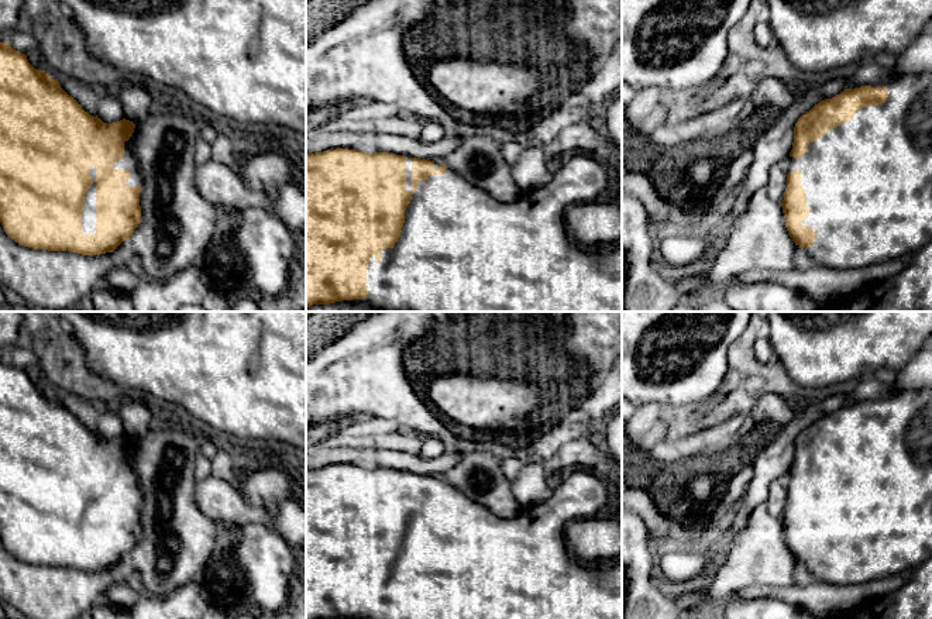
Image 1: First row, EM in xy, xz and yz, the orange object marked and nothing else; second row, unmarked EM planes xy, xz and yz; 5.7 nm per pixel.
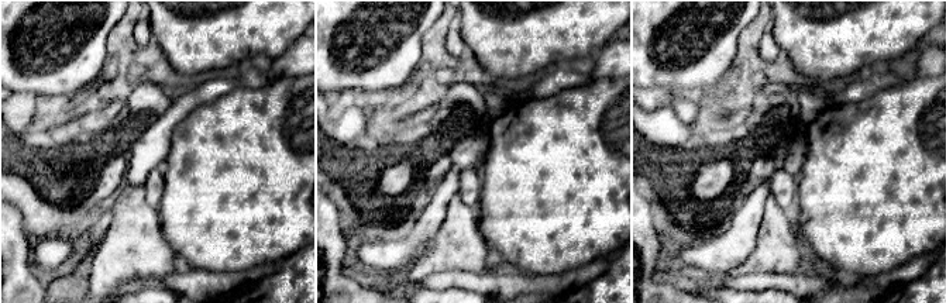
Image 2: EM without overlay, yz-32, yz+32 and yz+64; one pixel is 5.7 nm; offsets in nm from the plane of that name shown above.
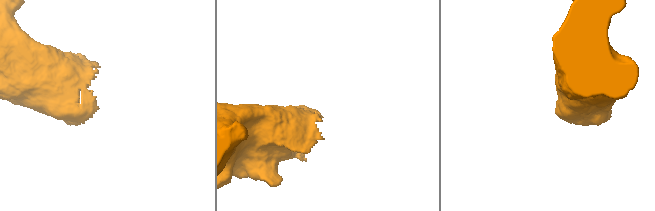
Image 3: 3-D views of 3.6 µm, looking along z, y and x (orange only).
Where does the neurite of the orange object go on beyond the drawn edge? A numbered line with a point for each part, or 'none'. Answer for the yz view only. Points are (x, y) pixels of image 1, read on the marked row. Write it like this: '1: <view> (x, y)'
1: yz (867, 182)

